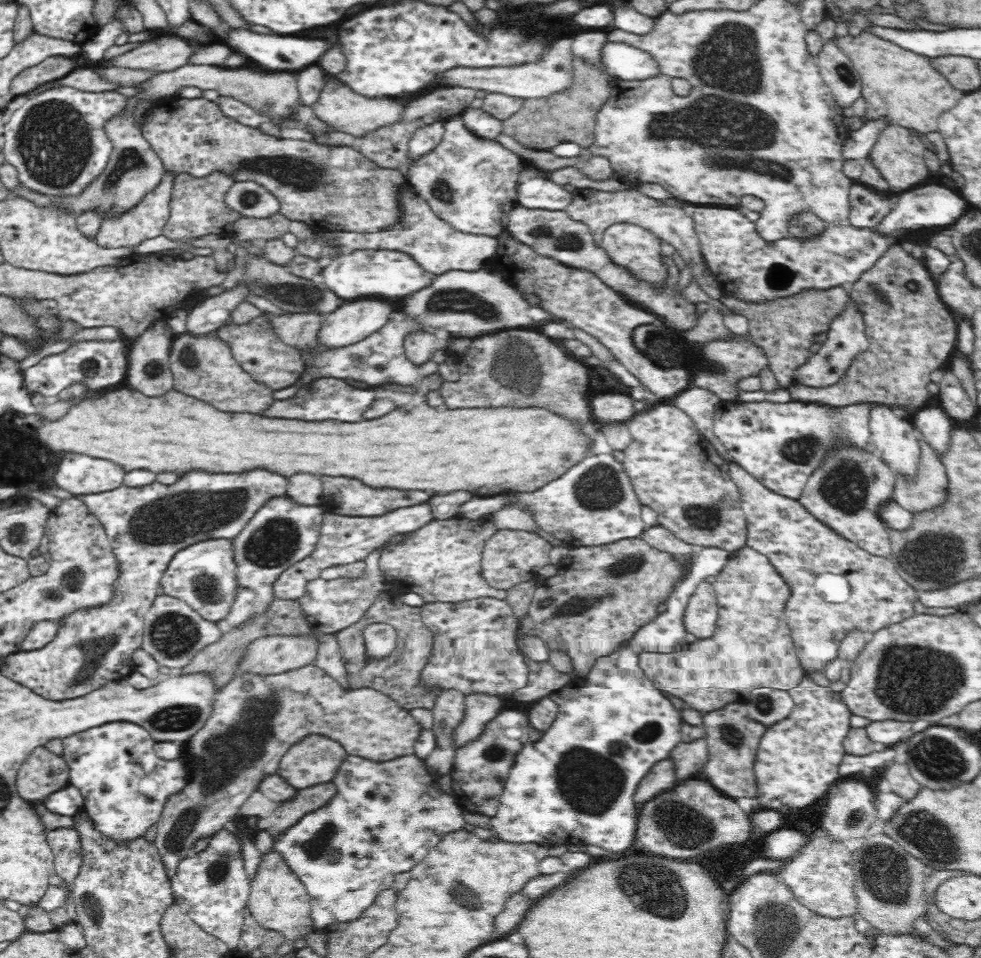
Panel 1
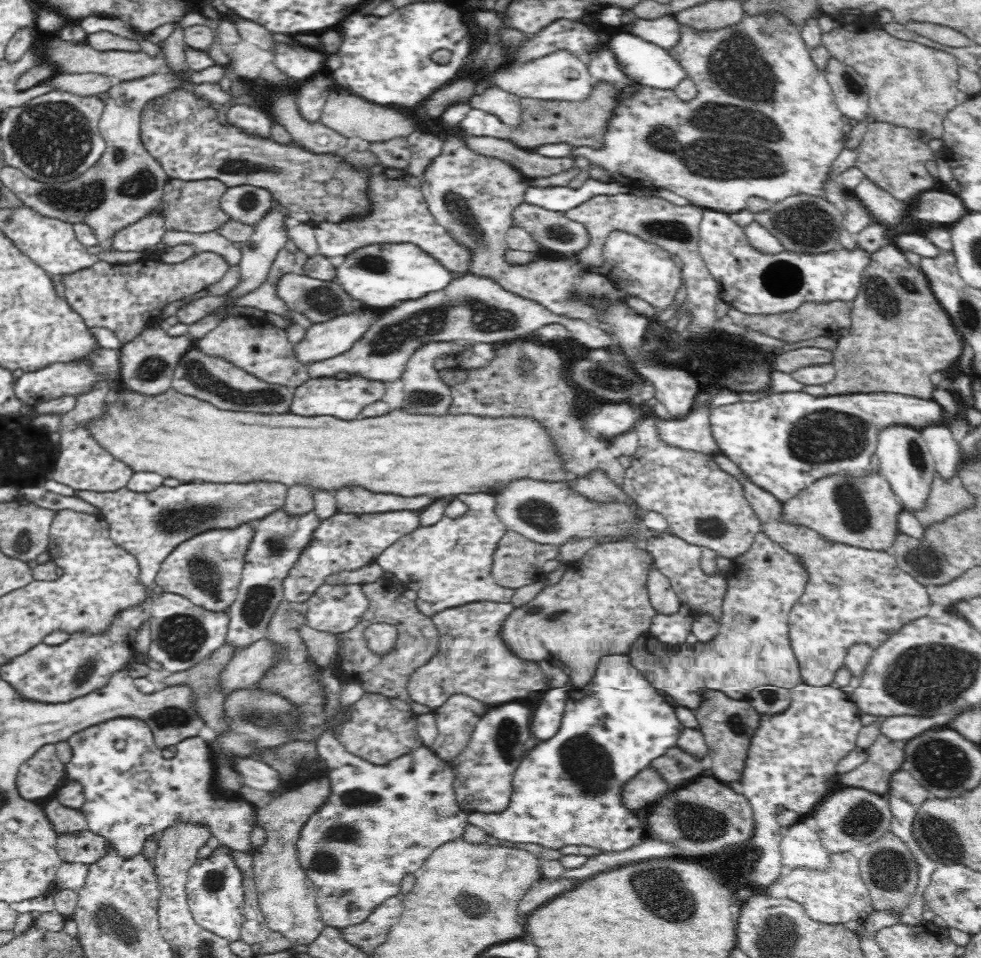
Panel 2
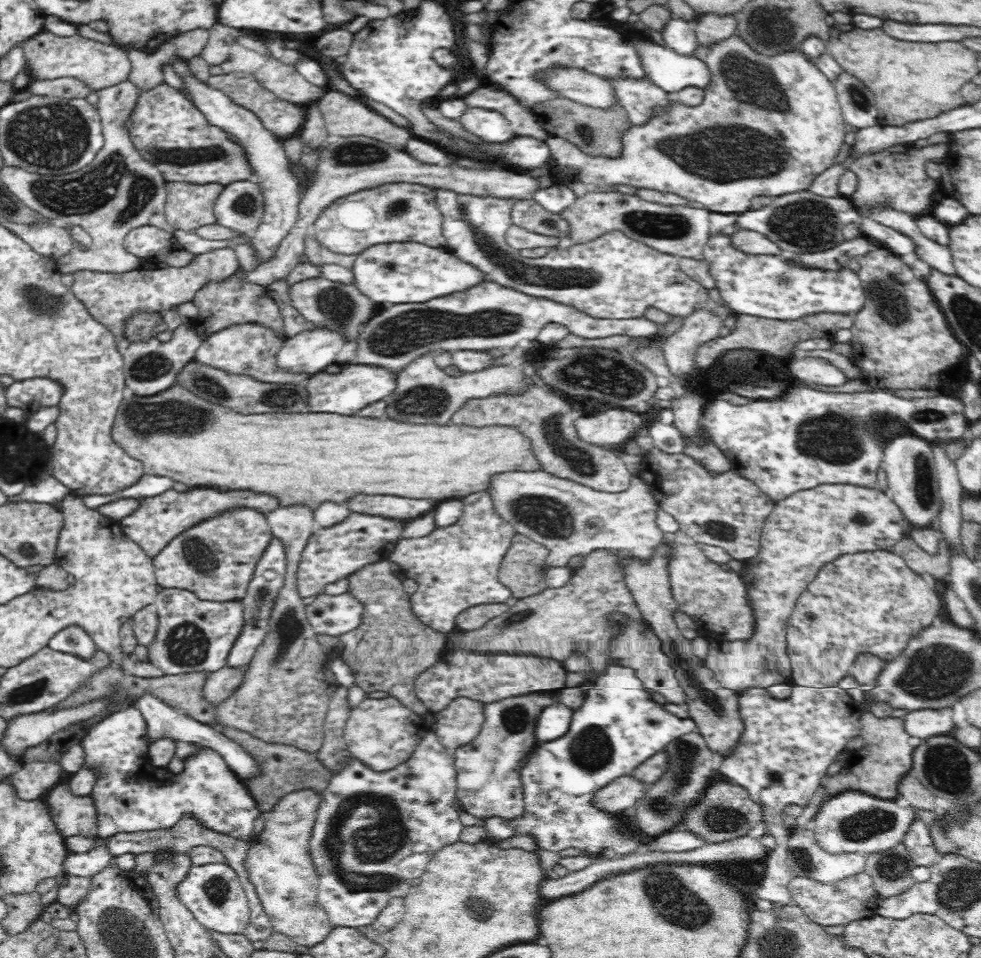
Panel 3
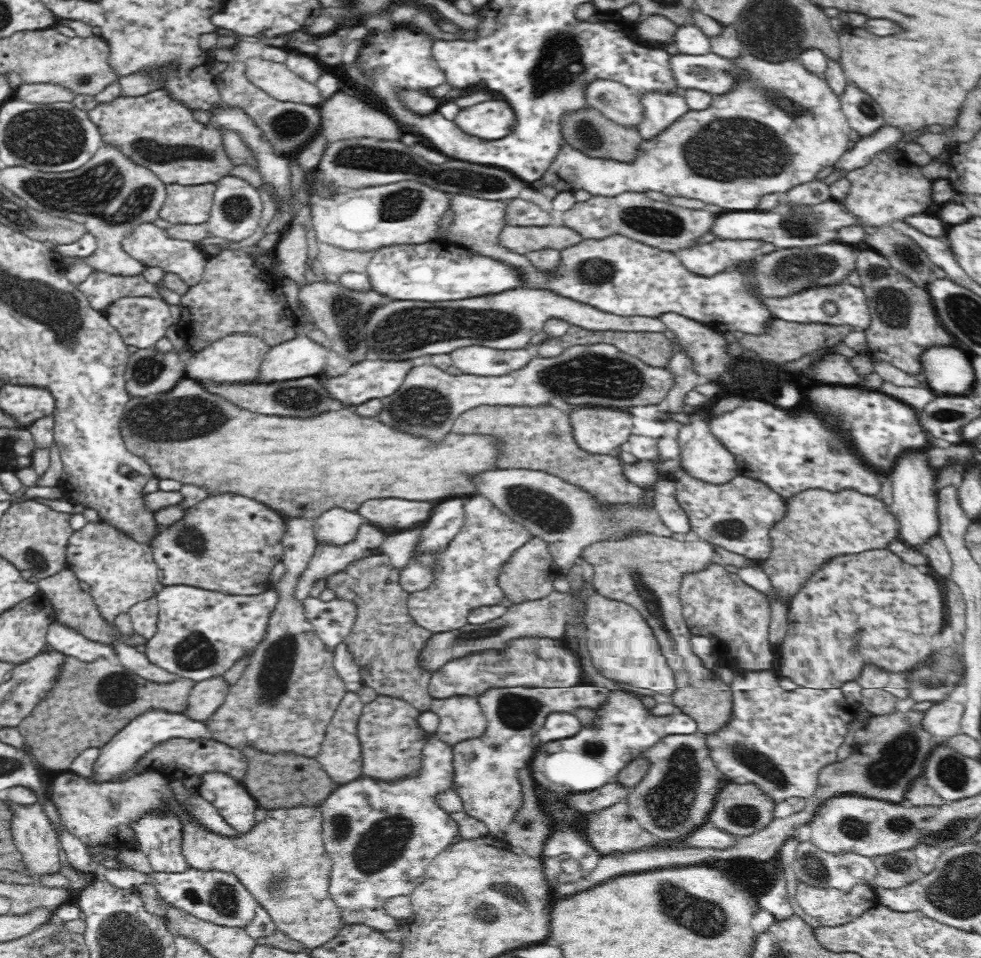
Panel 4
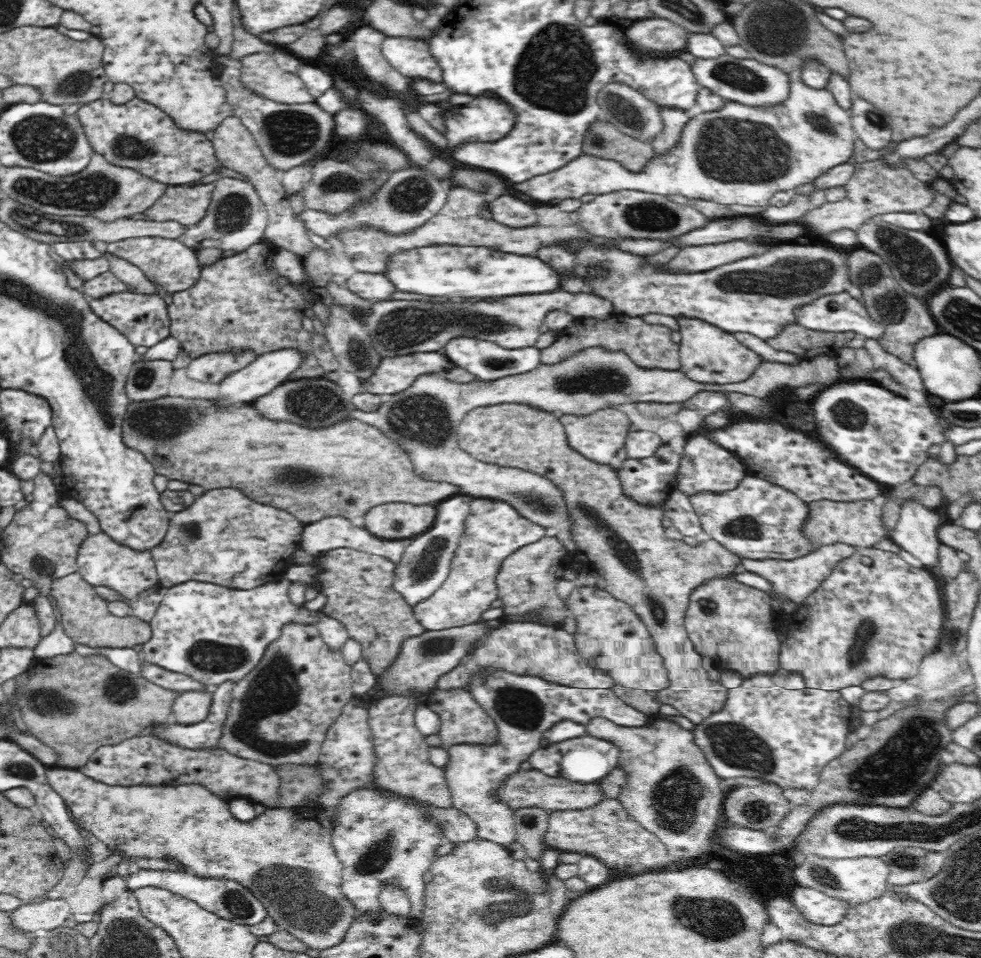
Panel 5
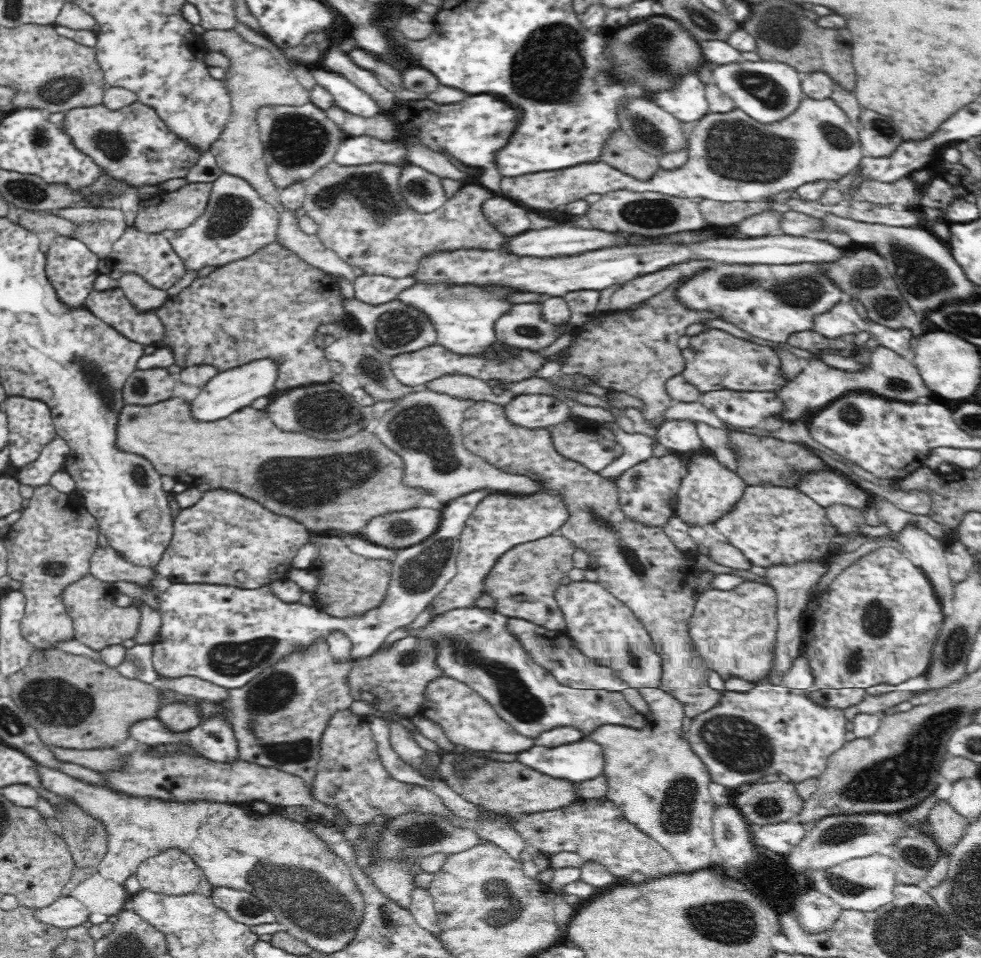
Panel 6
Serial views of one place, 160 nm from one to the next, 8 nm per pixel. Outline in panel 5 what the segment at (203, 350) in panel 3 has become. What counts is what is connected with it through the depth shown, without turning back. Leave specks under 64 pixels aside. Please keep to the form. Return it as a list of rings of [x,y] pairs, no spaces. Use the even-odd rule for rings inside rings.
[[[252,352],[210,353],[192,360],[185,371],[191,380],[218,384],[231,372],[245,368],[256,358]]]

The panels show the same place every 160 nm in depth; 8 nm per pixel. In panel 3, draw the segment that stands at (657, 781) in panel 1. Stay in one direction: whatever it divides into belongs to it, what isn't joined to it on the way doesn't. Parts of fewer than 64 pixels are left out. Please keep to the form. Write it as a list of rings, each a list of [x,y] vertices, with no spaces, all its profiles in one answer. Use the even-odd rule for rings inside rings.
[[[624,775],[600,788],[593,797],[594,807],[613,814],[632,812],[646,791],[646,782]]]

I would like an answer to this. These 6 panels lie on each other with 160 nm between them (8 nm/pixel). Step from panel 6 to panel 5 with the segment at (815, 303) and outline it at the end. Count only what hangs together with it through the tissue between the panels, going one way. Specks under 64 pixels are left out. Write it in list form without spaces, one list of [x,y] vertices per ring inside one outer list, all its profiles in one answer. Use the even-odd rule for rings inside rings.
[[[780,244],[779,247],[770,249],[766,254],[750,256],[738,262],[717,266],[706,272],[666,274],[664,270],[656,270],[652,266],[644,264],[642,255],[622,251],[618,247],[594,247],[584,245],[578,250],[578,260],[582,266],[590,264],[604,264],[608,268],[606,278],[594,278],[588,284],[592,286],[593,292],[601,298],[609,300],[613,304],[615,313],[628,316],[640,317],[650,313],[667,314],[674,317],[686,317],[689,319],[700,318],[708,324],[721,328],[723,331],[748,332],[762,340],[768,340],[779,335],[787,324],[797,322],[794,312],[796,309],[811,303],[818,297],[834,293],[847,292],[852,288],[849,279],[848,265],[846,265],[846,254],[818,244],[818,246],[800,244]]]

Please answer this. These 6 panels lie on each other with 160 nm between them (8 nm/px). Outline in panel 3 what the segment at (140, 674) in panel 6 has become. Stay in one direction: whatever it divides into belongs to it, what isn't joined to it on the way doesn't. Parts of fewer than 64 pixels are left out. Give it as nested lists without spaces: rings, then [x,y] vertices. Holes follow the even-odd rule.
[[[67,627],[50,638],[48,647],[58,652],[72,653],[88,660],[98,650],[96,643],[82,628]]]

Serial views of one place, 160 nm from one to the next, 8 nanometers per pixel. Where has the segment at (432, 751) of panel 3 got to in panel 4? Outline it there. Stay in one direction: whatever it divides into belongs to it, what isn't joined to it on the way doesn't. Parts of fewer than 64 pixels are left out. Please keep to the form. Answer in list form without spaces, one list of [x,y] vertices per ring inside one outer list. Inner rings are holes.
[[[436,734],[427,735],[421,752],[421,768],[416,776],[406,776],[394,781],[377,781],[362,774],[349,783],[339,785],[320,803],[323,816],[322,839],[324,849],[333,862],[329,877],[330,898],[338,905],[344,924],[362,924],[383,932],[400,929],[400,920],[385,911],[382,898],[410,896],[417,887],[416,879],[422,877],[432,860],[449,848],[459,830],[456,821],[437,804],[437,796],[453,786],[453,748],[442,742]],[[386,882],[396,882],[396,890],[384,890]]]

